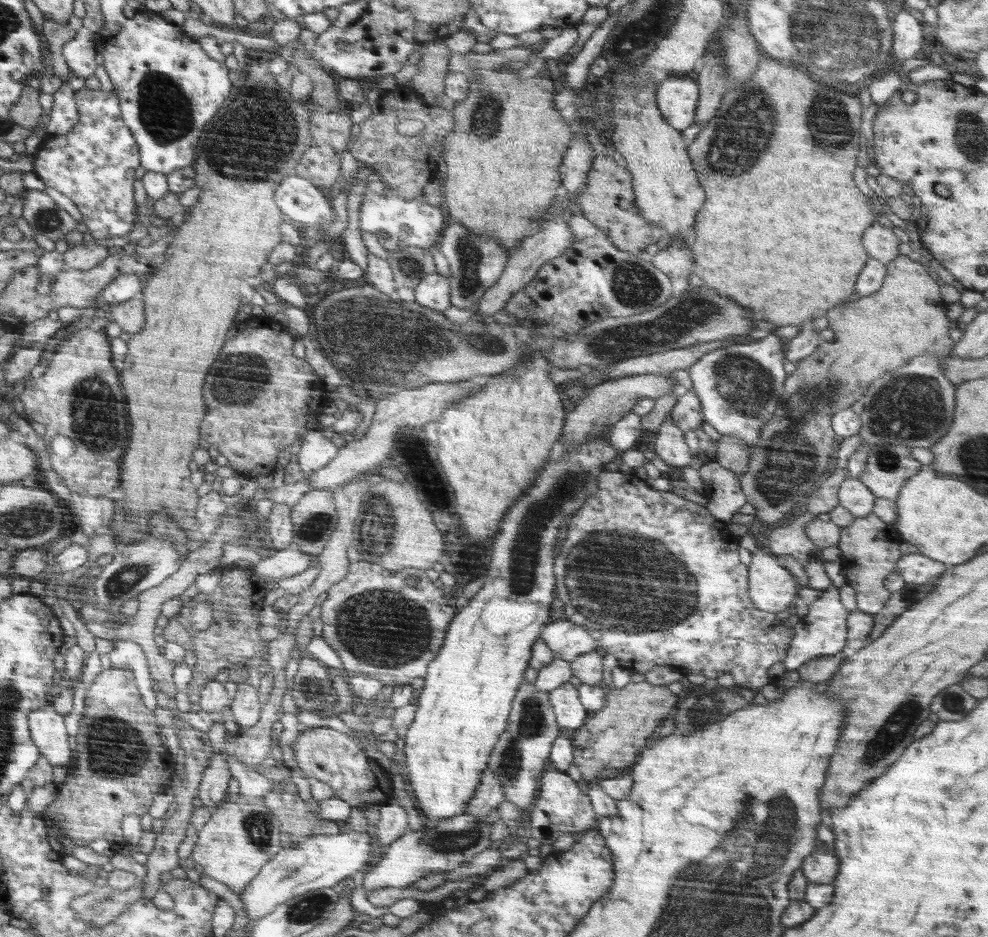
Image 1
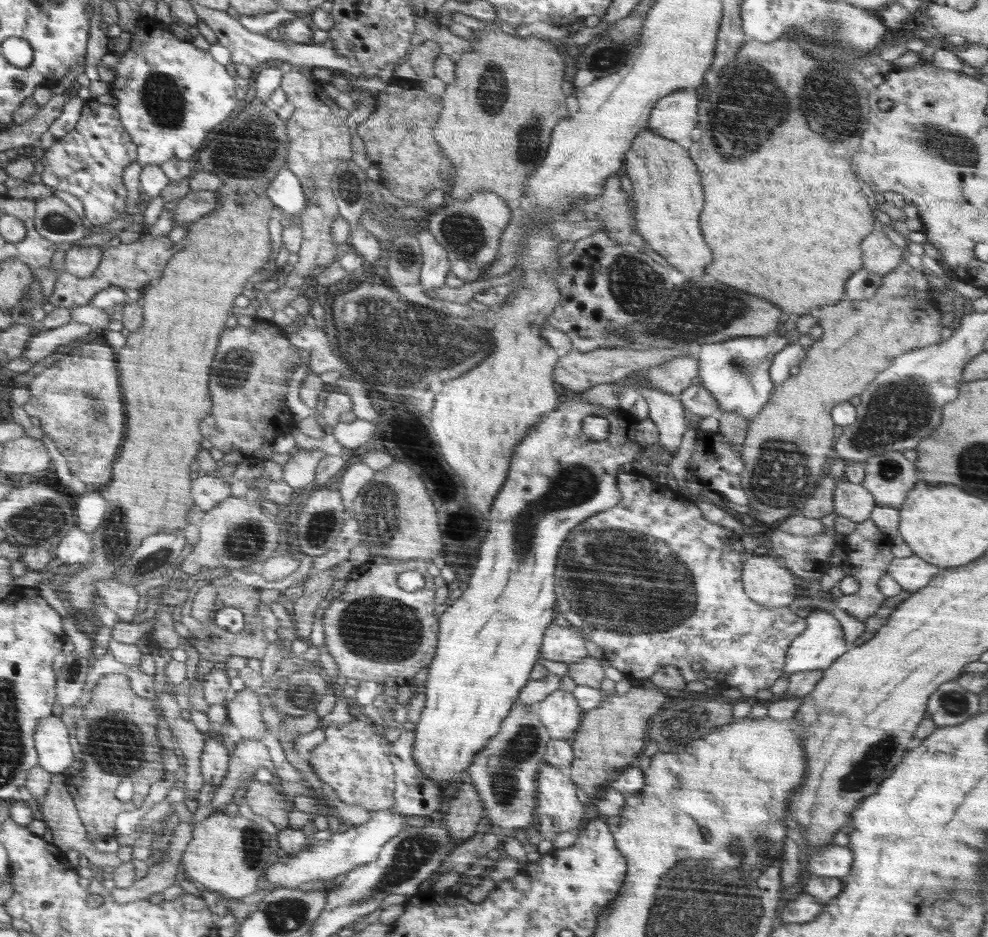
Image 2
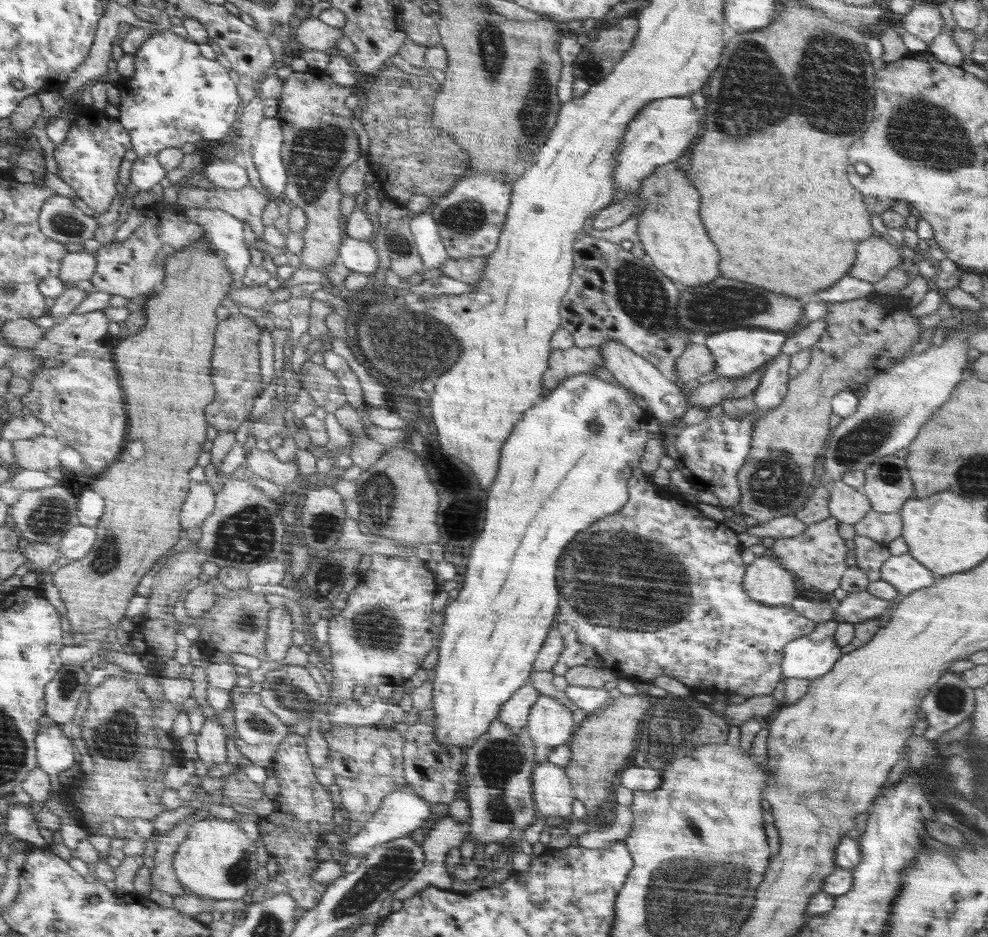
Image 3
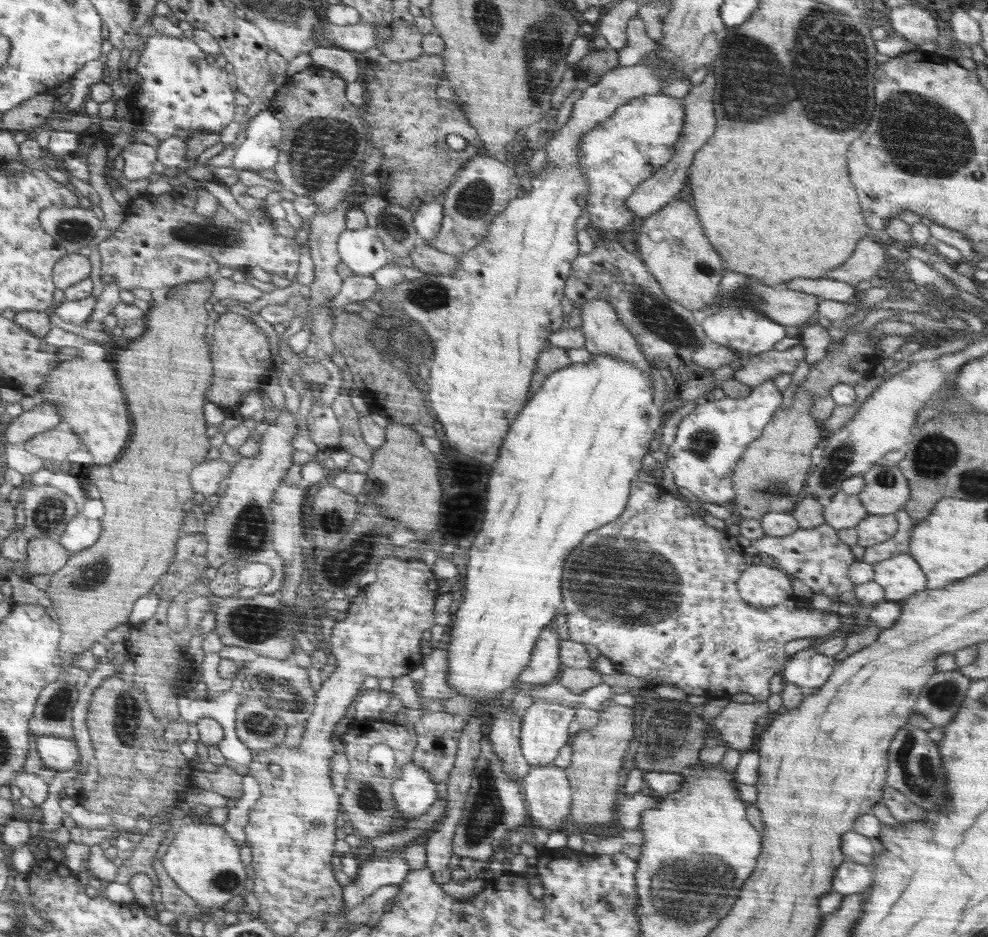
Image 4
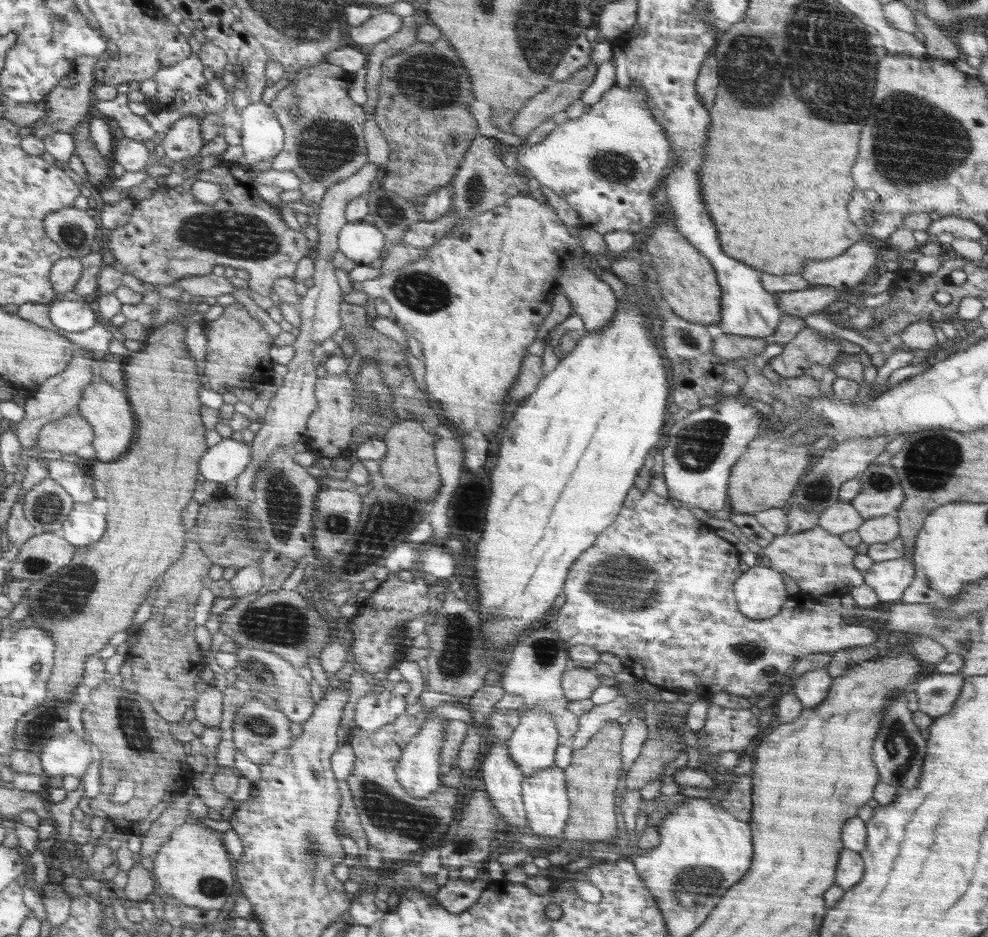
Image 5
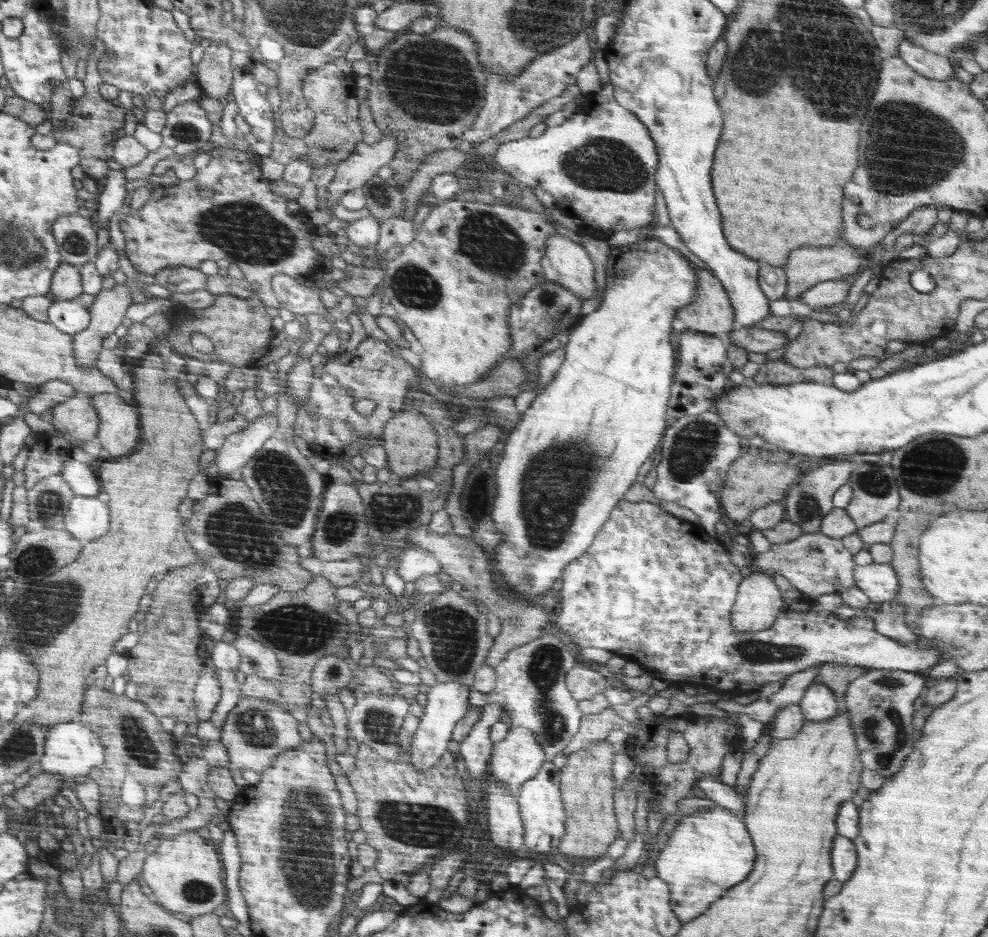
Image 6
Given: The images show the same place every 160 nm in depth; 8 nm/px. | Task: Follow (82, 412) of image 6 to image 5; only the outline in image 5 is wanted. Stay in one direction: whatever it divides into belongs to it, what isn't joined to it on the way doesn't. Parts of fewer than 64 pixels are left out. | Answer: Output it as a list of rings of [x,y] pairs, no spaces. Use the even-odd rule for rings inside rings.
[[[73,409],[40,429],[36,450],[44,456],[75,454],[93,438],[93,428]]]

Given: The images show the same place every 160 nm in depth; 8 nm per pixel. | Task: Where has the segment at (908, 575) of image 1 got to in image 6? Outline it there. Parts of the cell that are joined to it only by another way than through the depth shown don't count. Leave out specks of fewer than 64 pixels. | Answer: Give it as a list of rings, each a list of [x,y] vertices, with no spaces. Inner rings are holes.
[[[891,563],[855,565],[853,577],[855,586],[876,604],[896,599],[899,594],[899,578]]]

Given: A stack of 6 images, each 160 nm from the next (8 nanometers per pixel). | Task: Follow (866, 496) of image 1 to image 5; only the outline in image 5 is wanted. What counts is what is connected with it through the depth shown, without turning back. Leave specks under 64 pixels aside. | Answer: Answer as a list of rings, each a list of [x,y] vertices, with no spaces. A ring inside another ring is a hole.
[[[837,500],[821,512],[818,524],[829,533],[839,536],[845,532],[856,531],[863,521],[850,502]]]

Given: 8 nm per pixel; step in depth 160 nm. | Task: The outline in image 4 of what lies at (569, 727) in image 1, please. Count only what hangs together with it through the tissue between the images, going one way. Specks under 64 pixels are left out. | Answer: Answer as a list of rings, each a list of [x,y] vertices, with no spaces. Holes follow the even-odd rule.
[[[538,700],[525,710],[520,726],[521,753],[532,767],[554,764],[563,746],[570,744],[572,735],[569,732],[570,721],[575,718],[574,708],[567,705]]]

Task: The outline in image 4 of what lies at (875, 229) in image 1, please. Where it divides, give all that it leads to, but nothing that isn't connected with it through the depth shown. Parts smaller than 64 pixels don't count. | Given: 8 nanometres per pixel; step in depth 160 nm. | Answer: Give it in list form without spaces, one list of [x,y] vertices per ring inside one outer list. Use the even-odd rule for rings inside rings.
[[[873,238],[859,240],[854,253],[840,267],[825,274],[824,278],[841,280],[853,287],[870,280],[888,258],[886,244],[878,244]]]

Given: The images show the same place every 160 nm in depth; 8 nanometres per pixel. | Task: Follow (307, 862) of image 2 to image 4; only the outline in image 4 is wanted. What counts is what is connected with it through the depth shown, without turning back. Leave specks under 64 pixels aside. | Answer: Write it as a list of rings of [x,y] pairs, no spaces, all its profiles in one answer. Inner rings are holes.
[[[414,763],[403,767],[403,775],[392,787],[400,817],[422,817],[437,802],[436,782],[429,772]]]

